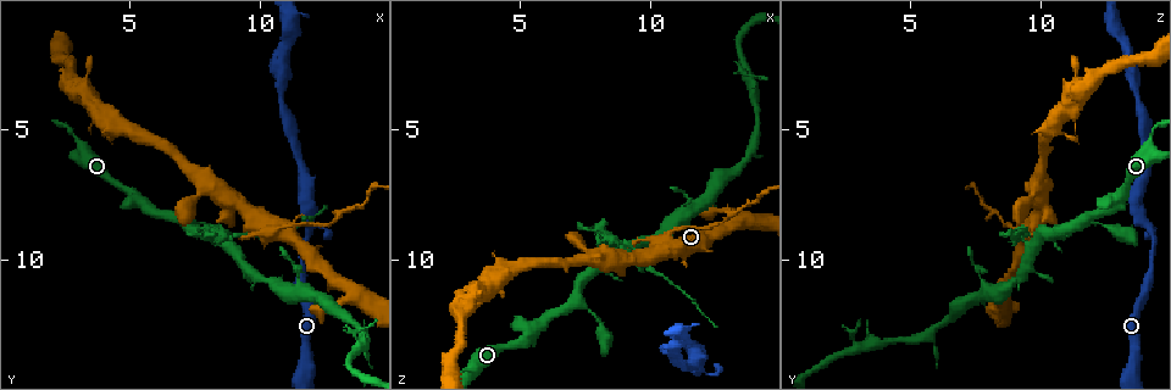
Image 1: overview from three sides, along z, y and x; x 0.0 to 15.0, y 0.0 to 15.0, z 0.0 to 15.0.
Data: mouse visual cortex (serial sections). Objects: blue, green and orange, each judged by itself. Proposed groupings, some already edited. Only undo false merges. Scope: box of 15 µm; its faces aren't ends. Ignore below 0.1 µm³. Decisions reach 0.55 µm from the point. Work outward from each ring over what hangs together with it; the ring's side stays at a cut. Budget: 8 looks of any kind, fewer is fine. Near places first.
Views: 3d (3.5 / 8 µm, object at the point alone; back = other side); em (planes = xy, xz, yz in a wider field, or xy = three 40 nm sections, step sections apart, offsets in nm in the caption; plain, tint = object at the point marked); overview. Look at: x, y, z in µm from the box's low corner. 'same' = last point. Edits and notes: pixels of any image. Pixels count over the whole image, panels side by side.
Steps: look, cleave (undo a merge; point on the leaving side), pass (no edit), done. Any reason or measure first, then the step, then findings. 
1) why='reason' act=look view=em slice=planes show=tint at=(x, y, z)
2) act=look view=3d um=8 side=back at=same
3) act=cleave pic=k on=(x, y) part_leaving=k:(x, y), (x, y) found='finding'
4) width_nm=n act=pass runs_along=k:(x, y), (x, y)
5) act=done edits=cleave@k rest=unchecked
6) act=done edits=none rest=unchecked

why='calibre changes' act=look view=3d um=3.5 side=back at=(11.9, 8.8, 14.1)

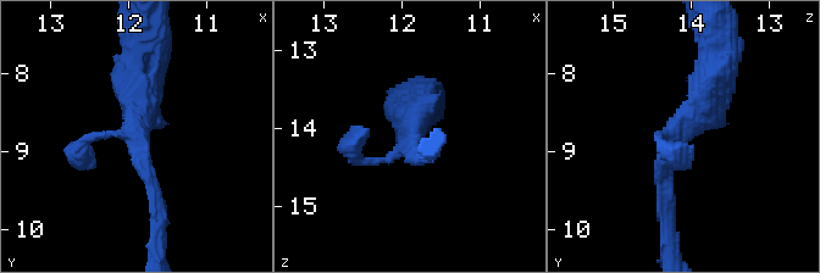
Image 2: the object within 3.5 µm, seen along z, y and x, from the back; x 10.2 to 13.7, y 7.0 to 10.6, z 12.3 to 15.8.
act=look view=em slice=xy step=3 show=tint at=(11.85, 8.80, 14.20)

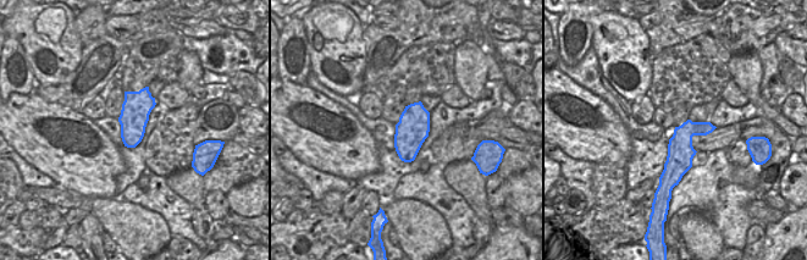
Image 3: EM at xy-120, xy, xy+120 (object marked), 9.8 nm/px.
act=pass runs_along=2:(664, 207), (664, 159), (720, 62) found='all the same cell'

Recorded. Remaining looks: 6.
why='calibre changes' act=look view=3d um=3.5 at=(11.0, 9.0, 9.5)

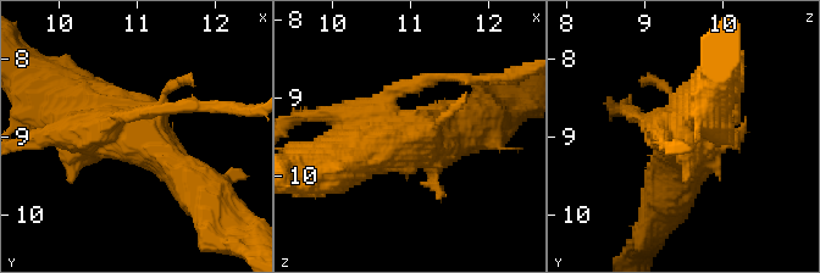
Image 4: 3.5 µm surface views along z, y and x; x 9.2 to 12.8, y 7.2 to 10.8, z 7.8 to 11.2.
why='now the EM' act=look view=em slice=xy step=1 show=tint at=(11.05, 9.05, 9.50)

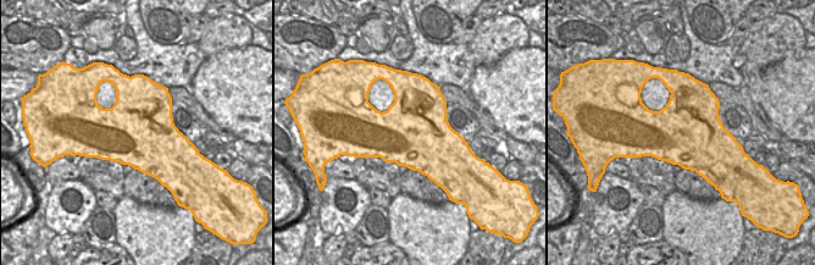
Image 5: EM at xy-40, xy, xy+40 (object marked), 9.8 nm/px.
act=cleave pic=4 on=(432, 81) part_leaving=4:(388, 115), (399, 87), (486, 77) found='a second cell is stuck on'

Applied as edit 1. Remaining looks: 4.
why='sudden change in width' act=look view=3d um=3.5 at=(11.7, 6.5, 14.1)

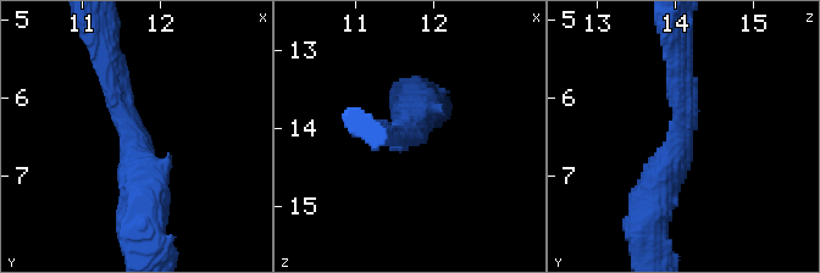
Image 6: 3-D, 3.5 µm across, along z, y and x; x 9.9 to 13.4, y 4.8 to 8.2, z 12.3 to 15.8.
arm_widths_nm=250,500 act=look view=em slice=xy step=1 show=tint at=(11.70, 6.60, 14.05)

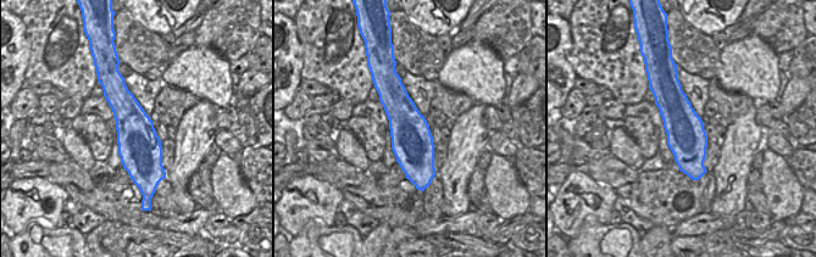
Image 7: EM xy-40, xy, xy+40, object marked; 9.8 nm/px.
act=pass found='one cell here'

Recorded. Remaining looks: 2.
act=done edits=cleave@4 rest=unchecked

